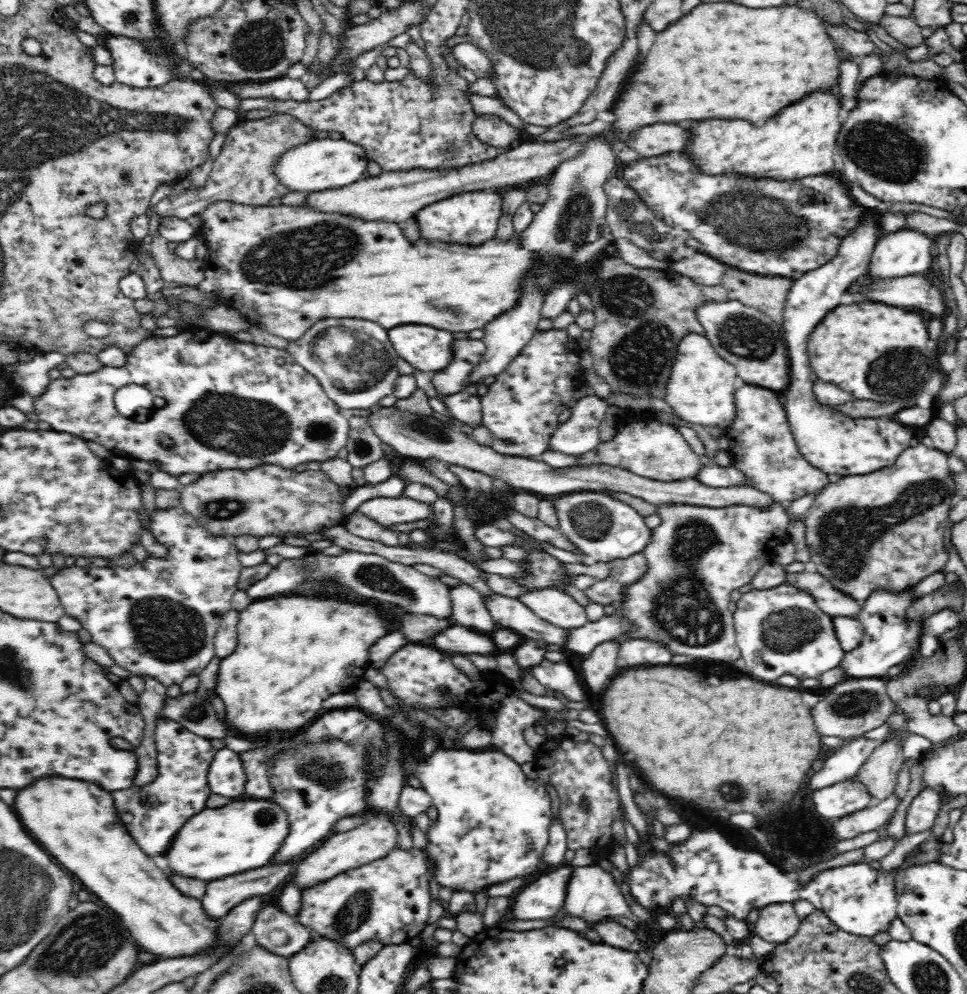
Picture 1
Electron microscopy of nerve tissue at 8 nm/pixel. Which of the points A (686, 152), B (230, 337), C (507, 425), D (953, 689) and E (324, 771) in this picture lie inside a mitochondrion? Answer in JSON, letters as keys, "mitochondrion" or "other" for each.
{"A":"other","B":"other","C":"other","D":"other","E":"mitochondrion"}

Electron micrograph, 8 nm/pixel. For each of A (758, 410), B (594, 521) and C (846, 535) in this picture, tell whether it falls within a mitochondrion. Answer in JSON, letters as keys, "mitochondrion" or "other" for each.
{"A":"other","B":"mitochondrion","C":"mitochondrion"}

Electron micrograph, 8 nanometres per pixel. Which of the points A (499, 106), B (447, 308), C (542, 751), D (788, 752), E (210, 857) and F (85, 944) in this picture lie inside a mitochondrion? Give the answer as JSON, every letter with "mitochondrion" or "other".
{"A":"other","B":"mitochondrion","C":"other","D":"other","E":"other","F":"mitochondrion"}

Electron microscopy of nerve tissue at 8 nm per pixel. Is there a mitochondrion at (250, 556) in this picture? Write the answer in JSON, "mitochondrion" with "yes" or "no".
{"mitochondrion":"no"}

